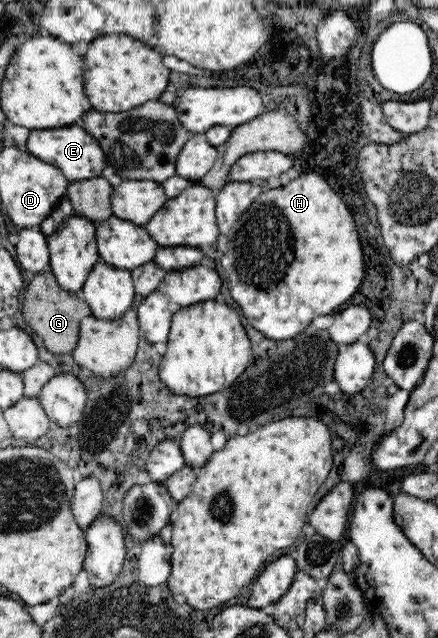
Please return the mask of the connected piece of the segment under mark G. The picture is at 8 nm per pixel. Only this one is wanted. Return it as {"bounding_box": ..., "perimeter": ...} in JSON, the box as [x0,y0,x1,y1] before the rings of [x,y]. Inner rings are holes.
{"bounding_box":[22,272,91,354],"perimeter":[[[52,272],[34,274],[23,292],[22,318],[43,341],[45,348],[53,354],[69,354],[79,340],[79,322],[91,315],[89,305],[80,294],[67,293],[61,289]]]}

